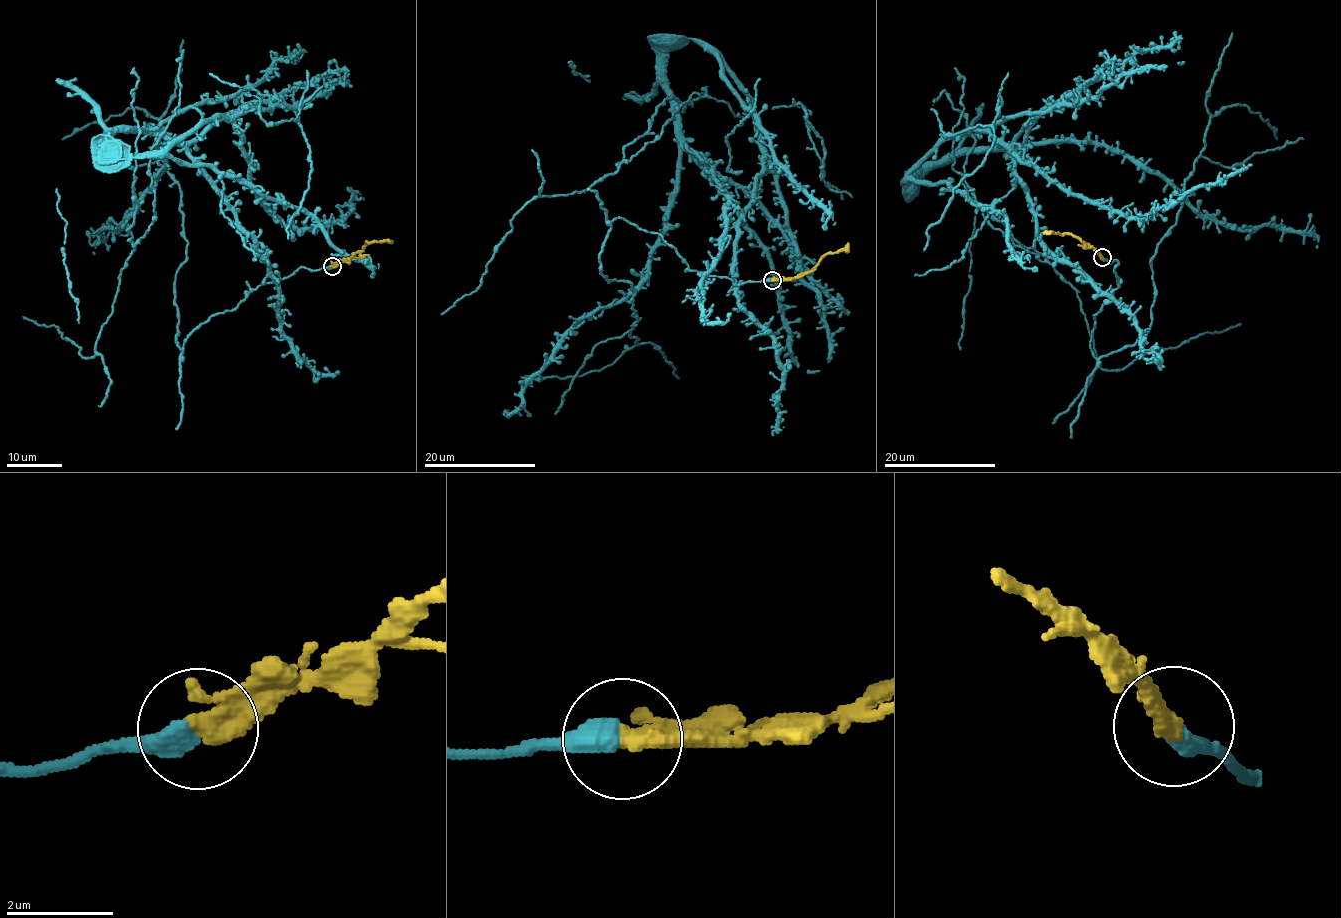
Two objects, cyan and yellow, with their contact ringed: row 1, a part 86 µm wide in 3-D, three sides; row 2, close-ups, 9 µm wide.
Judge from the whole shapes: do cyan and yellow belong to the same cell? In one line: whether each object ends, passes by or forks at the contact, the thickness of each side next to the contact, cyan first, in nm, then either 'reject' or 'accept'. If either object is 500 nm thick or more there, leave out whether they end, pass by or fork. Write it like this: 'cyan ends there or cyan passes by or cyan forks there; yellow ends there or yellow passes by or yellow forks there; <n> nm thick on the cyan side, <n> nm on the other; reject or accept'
cyan ends there; yellow passes by; 440 nm thick on the cyan side, 300 nm on the other; reject

